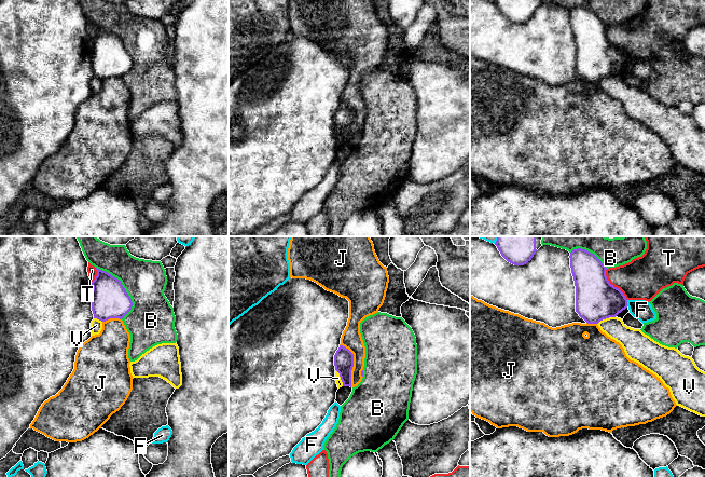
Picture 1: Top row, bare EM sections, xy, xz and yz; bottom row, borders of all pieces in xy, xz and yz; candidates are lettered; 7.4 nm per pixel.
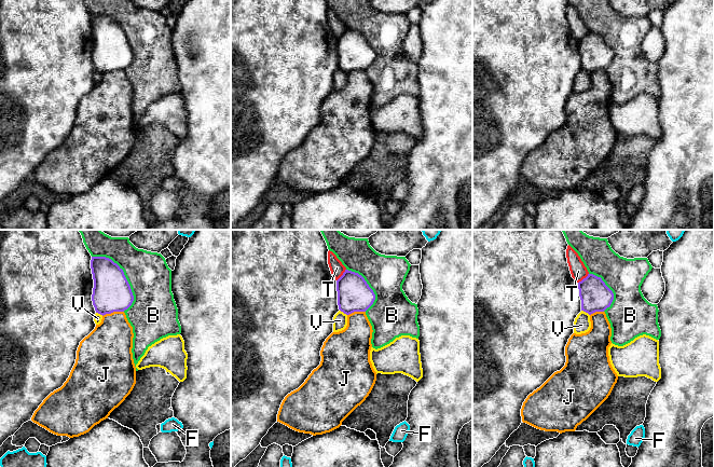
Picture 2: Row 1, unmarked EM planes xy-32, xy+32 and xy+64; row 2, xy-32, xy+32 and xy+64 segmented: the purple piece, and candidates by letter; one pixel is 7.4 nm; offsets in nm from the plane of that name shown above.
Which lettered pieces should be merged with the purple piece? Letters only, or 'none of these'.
none of these

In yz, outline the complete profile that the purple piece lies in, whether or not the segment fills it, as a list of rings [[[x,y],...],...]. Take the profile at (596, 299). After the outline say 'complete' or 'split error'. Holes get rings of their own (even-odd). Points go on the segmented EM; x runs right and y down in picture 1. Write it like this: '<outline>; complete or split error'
[[[577,248],[569,258],[576,286],[576,312],[581,318],[588,324],[598,324],[627,308],[627,299],[609,283],[607,268],[594,254]]]; complete

